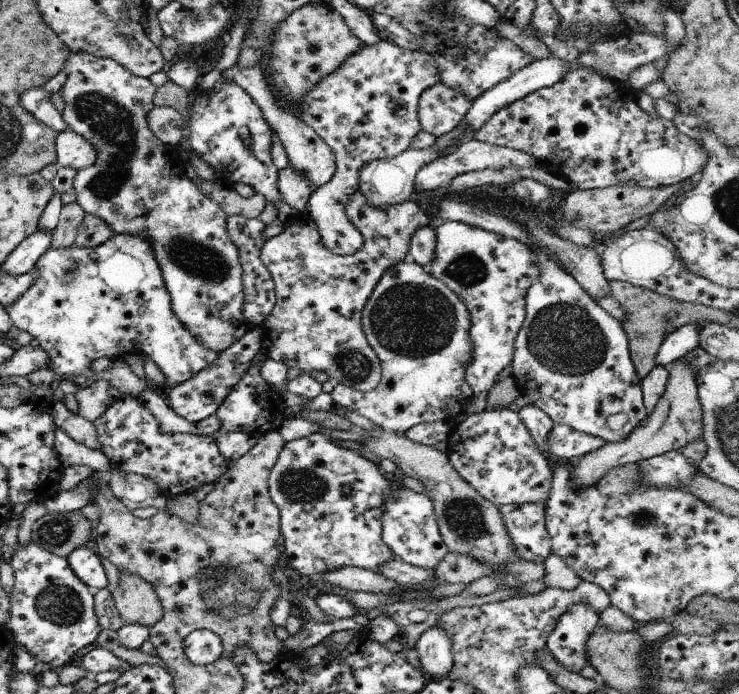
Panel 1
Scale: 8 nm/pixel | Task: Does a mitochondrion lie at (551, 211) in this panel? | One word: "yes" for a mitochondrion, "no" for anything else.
no

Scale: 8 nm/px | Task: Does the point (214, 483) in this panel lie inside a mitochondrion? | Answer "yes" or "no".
no

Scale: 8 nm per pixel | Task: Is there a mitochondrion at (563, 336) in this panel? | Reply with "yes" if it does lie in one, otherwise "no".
yes

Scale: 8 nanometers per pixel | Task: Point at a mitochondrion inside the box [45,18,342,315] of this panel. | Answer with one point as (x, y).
(112, 123)

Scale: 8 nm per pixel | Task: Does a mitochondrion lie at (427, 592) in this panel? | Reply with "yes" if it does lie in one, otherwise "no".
no

